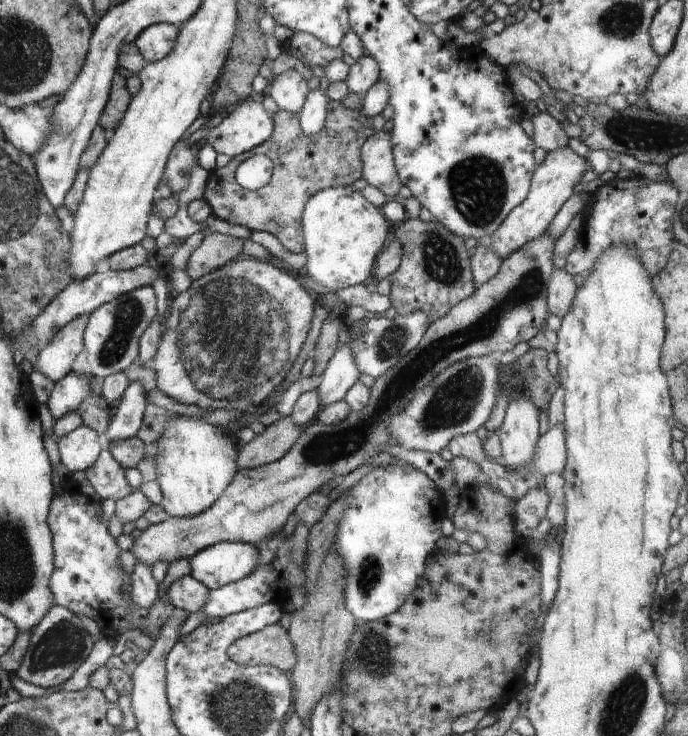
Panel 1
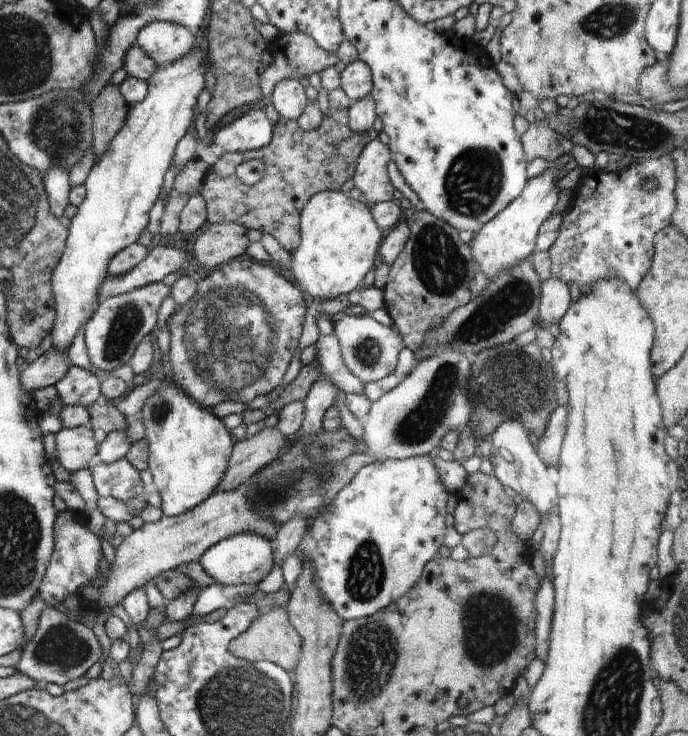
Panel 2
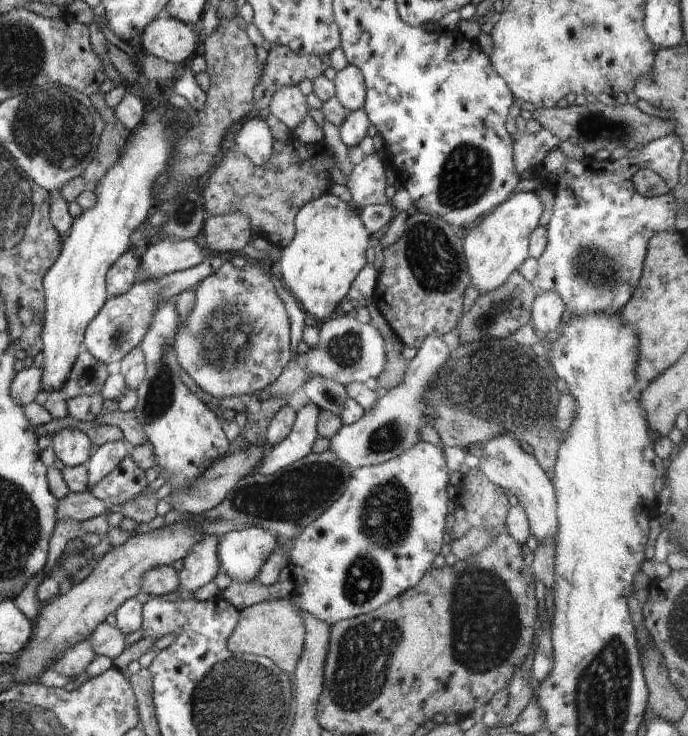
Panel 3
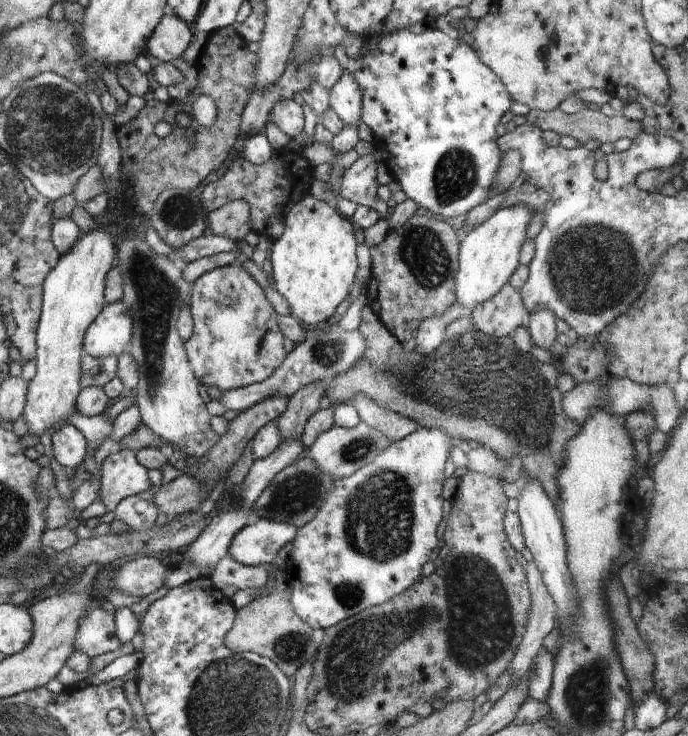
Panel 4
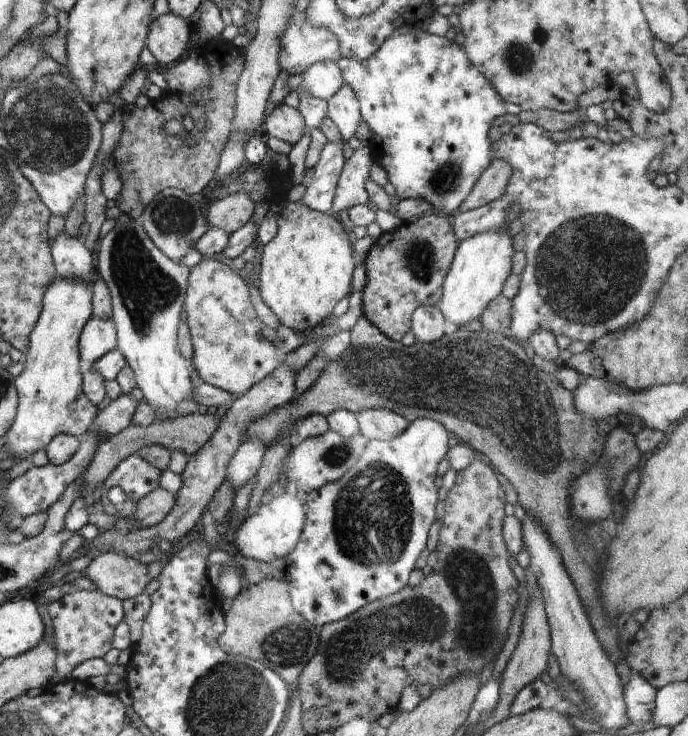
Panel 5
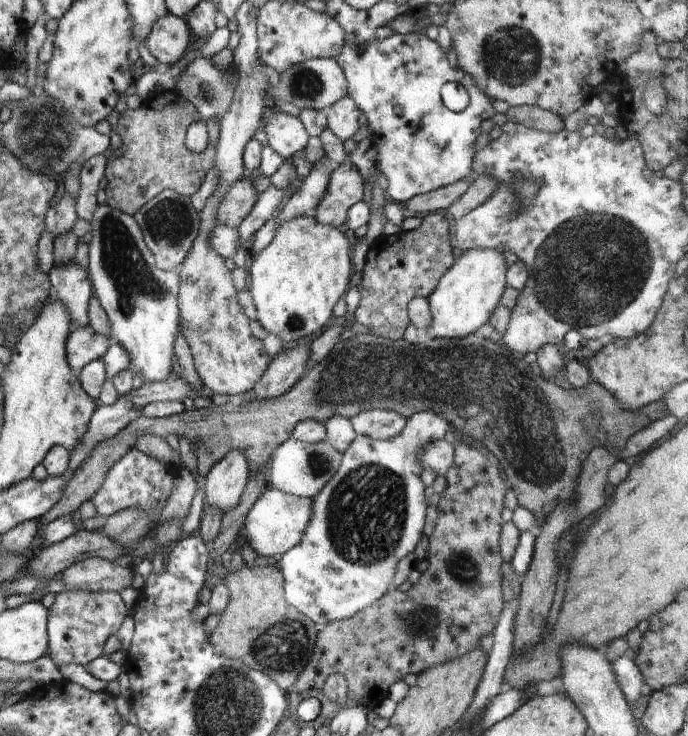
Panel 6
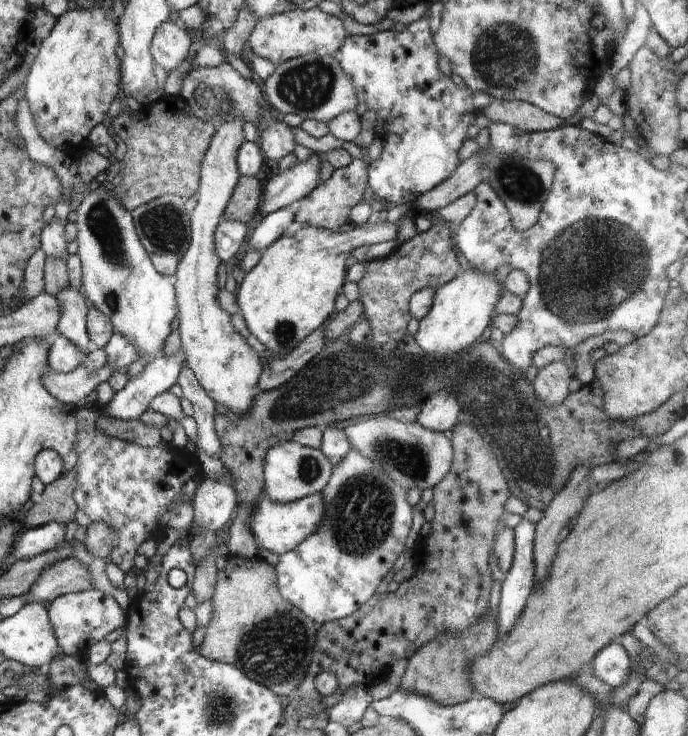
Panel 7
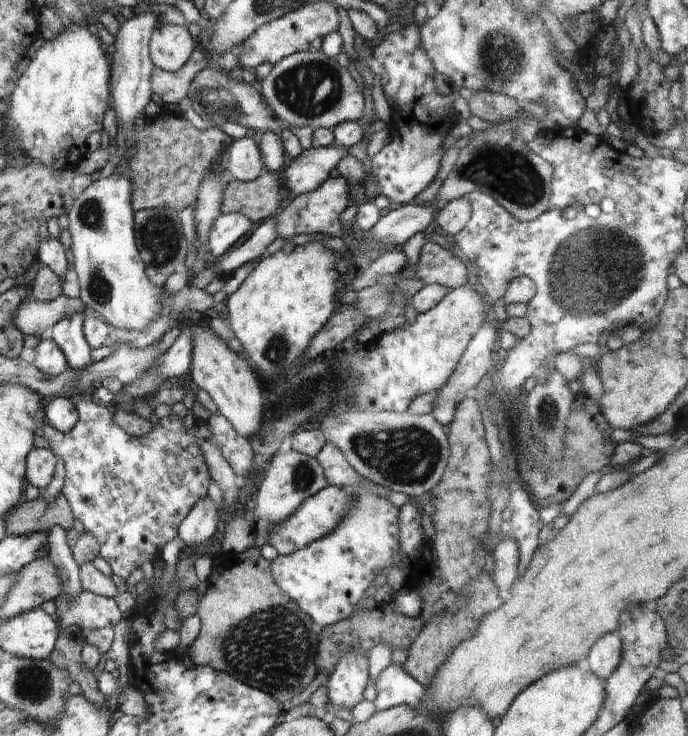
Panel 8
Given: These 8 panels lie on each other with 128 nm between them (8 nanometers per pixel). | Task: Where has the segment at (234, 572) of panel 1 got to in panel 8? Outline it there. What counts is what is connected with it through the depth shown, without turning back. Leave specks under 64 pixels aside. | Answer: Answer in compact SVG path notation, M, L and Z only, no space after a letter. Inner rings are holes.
M326 485L321 491L310 495L293 515L286 517L280 524L276 523L269 530L267 542L276 548L280 555L289 555L299 548L304 548L313 540L321 539L327 532L337 527L338 521L345 515L353 499L347 495L344 488L336 485Z

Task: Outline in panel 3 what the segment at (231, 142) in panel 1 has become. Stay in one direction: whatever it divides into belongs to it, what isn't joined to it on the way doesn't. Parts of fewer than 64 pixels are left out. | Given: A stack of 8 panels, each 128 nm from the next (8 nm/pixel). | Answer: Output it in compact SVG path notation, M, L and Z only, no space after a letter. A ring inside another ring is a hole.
M252 118L236 132L235 150L242 153L254 166L263 166L272 156L274 141L266 120Z

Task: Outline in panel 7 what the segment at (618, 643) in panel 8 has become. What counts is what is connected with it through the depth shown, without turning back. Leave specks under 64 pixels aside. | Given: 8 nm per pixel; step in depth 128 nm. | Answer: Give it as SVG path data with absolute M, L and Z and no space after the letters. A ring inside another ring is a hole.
M610 643L604 647L592 660L594 674L612 688L623 687L630 678L631 658L626 649L618 643Z

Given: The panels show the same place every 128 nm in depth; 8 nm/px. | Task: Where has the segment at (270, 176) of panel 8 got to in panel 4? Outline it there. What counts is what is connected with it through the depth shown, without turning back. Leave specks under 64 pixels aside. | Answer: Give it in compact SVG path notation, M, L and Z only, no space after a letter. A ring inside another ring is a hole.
M234 200L207 213L208 231L239 242L251 231L251 211L244 200Z

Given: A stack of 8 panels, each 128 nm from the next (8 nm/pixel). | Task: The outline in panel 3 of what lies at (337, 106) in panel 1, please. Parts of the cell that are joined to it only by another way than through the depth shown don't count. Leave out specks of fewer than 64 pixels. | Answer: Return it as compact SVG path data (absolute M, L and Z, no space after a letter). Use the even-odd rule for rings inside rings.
M292 134L274 141L273 146L272 156L263 166L254 166L238 150L230 150L218 164L214 174L208 178L202 195L207 215L238 212L246 214L254 234L282 249L294 238L294 218L298 210L310 200L327 193L334 184L330 178L330 170L337 164L337 160L325 141L306 146Z

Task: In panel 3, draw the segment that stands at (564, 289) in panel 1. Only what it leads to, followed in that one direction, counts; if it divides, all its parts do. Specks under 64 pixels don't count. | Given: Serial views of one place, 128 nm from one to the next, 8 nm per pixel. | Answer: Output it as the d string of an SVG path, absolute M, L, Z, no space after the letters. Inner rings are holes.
M544 292L540 296L535 296L532 306L531 326L536 333L546 336L549 332L560 329L562 314L566 306L560 294L556 292Z

